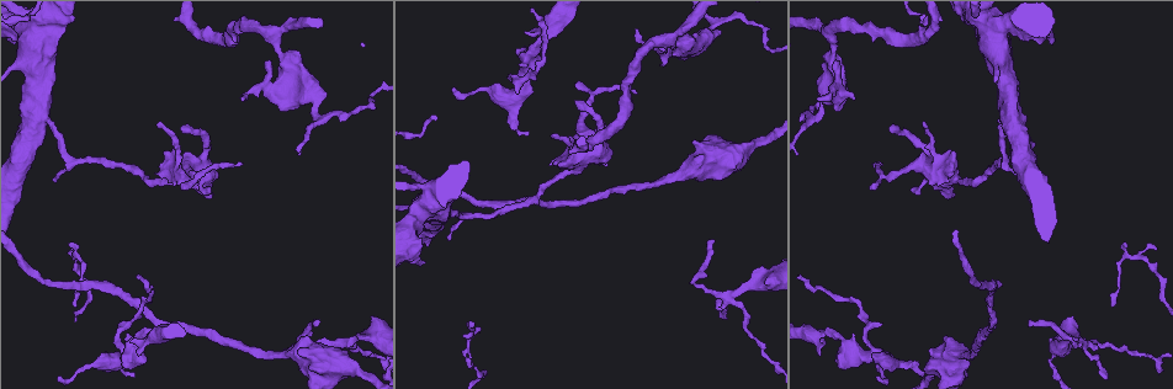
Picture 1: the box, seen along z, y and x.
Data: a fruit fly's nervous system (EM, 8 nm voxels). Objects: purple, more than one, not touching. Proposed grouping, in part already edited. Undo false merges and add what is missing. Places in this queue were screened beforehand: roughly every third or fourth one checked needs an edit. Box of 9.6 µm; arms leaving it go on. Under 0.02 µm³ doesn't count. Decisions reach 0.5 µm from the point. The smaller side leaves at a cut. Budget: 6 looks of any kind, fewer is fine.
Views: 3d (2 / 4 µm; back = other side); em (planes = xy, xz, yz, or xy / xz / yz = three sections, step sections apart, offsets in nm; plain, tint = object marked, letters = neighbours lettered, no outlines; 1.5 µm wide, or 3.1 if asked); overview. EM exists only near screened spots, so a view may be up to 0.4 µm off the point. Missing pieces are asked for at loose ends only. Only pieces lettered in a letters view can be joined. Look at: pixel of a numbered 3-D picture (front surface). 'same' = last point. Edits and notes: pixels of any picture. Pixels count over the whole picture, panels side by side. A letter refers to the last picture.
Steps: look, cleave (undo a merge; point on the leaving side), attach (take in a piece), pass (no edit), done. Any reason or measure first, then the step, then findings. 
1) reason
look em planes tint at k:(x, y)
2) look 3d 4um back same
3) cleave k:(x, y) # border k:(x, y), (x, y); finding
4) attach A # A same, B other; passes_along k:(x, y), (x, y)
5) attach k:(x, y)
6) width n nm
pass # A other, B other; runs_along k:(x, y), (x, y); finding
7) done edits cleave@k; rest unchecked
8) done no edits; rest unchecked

look 3d 4um at 1:(1008, 114)

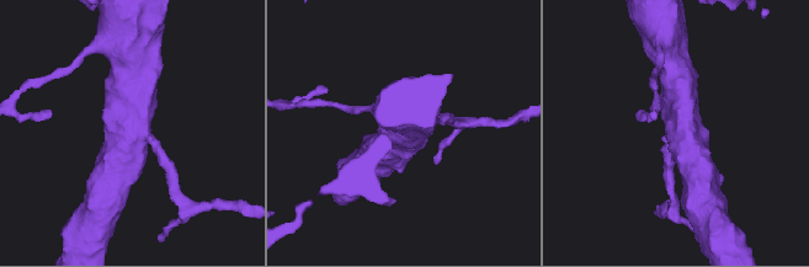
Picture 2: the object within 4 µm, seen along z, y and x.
arms 3; arm_widths 190, 480, 500 nm
look em xy step 8 tint at 2:(680, 126)

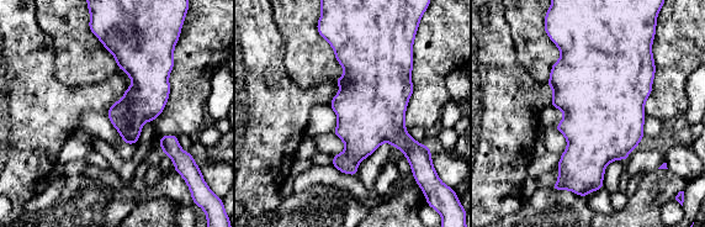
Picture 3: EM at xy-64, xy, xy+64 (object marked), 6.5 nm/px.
look em planes letters same

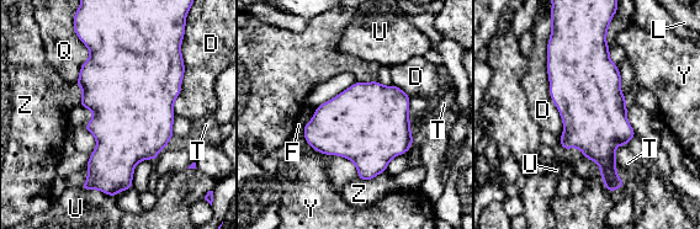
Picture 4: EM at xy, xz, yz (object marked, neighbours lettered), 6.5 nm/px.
width 550 nm
pass # D other, F other, L other, Q other, T other, U other, Y other, Z other; border 4:(385, 170), (367, 180), (359, 179); all the same neuron

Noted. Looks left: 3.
sudden change in width
look em planes tint at 1:(547, 30)

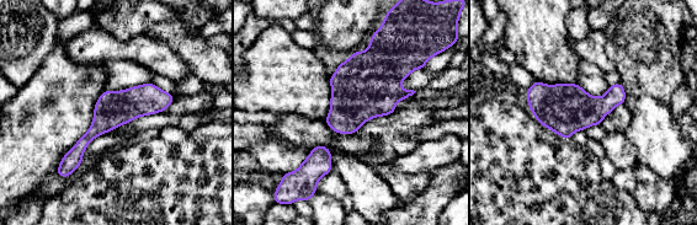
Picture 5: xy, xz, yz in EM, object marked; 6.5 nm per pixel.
look em planes letters same

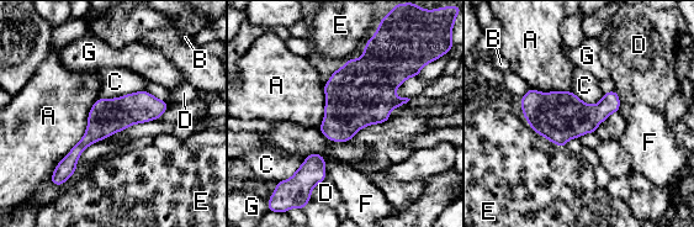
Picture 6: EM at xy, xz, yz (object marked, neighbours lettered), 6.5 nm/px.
width 240 nm
pass # A other, B other, C other, D other, E other, F other, G other; continuous, no second neuron

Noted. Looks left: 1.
done no edits; rest unchecked

